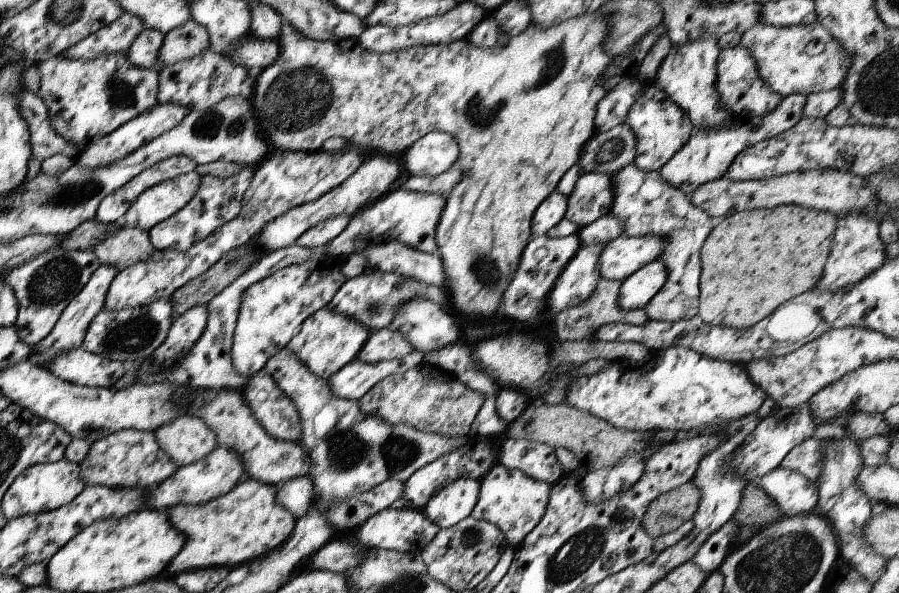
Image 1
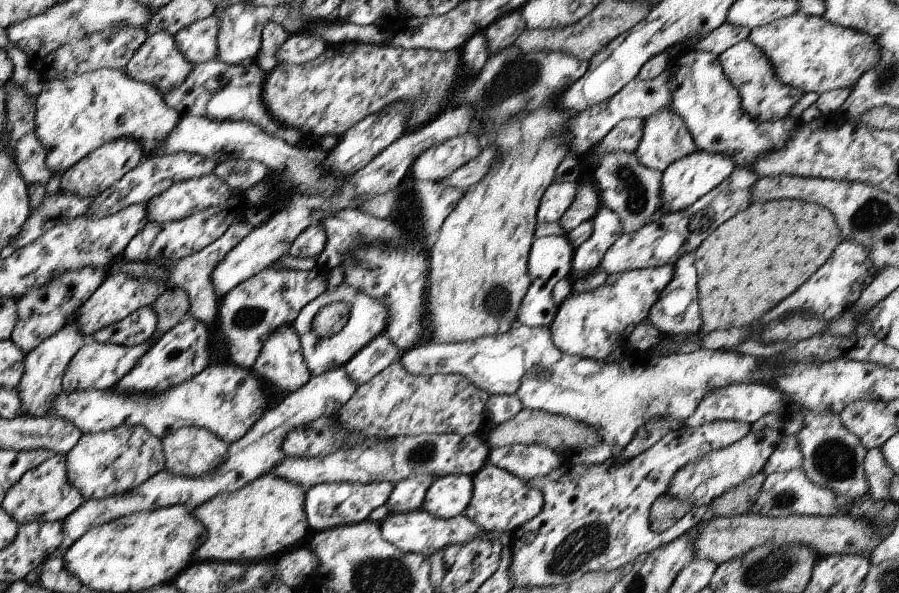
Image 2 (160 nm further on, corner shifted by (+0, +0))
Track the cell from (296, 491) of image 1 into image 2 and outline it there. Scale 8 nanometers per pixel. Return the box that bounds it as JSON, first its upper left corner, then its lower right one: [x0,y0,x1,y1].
[304,481,392,533]

